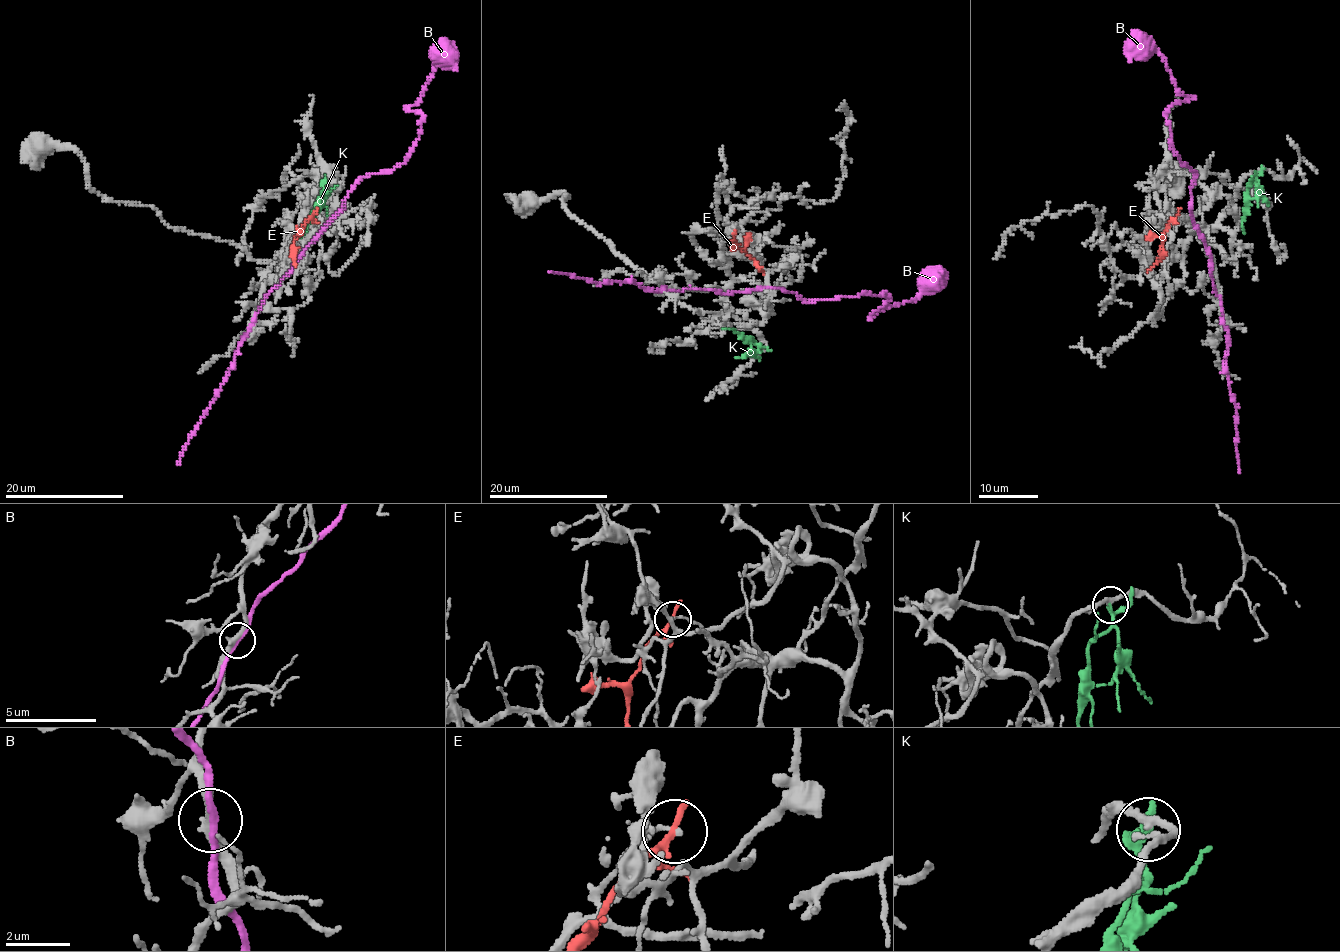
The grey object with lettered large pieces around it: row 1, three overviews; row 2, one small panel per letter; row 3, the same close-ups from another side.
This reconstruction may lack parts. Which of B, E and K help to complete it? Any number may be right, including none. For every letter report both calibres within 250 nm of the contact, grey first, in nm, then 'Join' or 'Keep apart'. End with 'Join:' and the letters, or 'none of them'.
B: Thickness 280 nm (grey) against 200 nm. Keep apart
E: Thickness 100 nm (grey) against 190 nm. Keep apart
K: Thickness 240 nm (grey) against 160 nm. Keep apart
Join: none of them

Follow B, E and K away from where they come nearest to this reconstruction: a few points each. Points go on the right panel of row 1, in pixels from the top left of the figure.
B: (1221, 310), (1190, 206), (1195, 173), (1173, 151), (1167, 120), (1168, 108), (1189, 96), (1156, 51), (1124, 42)
E: (1176, 215), (1168, 224), (1160, 258), (1146, 271)
K: (1256, 172), (1256, 178), (1248, 188), (1244, 234)

